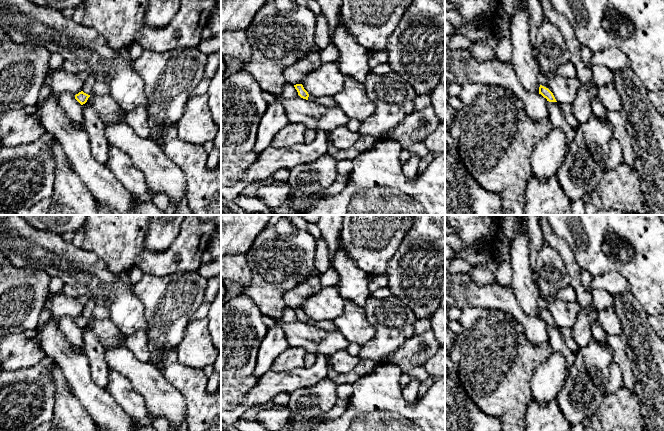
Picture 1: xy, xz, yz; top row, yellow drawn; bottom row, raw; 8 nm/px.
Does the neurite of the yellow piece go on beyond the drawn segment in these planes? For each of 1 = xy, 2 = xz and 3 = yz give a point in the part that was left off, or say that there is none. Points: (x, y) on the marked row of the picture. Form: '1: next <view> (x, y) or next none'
1: next none
2: next none
3: next none

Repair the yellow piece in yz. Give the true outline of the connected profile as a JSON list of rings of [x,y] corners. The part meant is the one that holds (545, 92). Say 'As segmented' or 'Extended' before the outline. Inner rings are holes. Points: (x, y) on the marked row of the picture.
As segmented. [[[540,85],[539,87],[539,94],[541,94],[544,98],[547,99],[549,102],[557,102],[553,93],[546,87]]]

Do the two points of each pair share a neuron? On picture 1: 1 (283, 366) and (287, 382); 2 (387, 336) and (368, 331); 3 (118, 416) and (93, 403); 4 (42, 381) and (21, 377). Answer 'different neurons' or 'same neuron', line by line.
1: different neurons
2: different neurons
3: same neuron
4: same neuron

